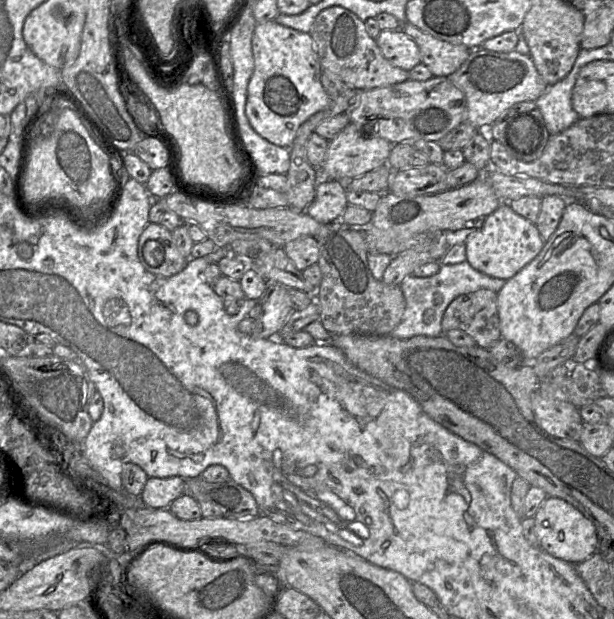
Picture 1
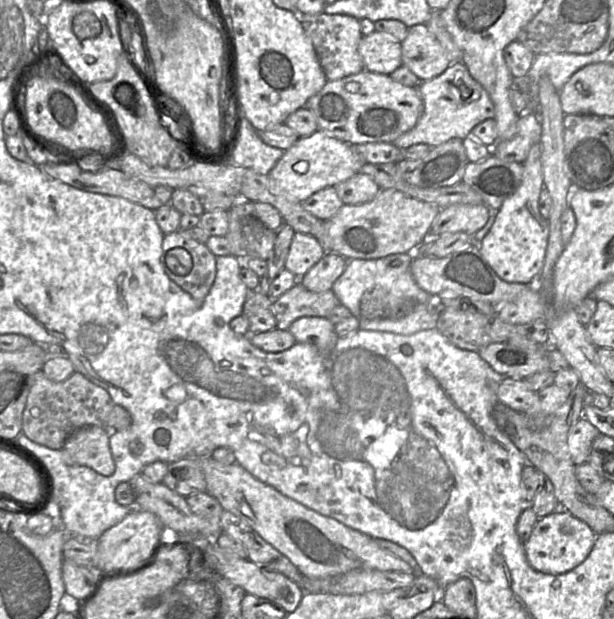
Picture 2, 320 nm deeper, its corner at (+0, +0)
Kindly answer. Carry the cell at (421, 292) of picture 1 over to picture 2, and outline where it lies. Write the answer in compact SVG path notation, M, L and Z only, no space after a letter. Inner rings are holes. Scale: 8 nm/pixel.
M413 253L391 254L378 259L346 260L345 270L333 283L331 289L339 303L347 307L351 315L360 320L360 329L411 335L422 330L436 328L440 305L436 297L420 288L414 280L410 270ZM376 289L384 293L382 299L387 306L386 314L392 314L392 316L367 318L362 315L361 301L363 295Z

